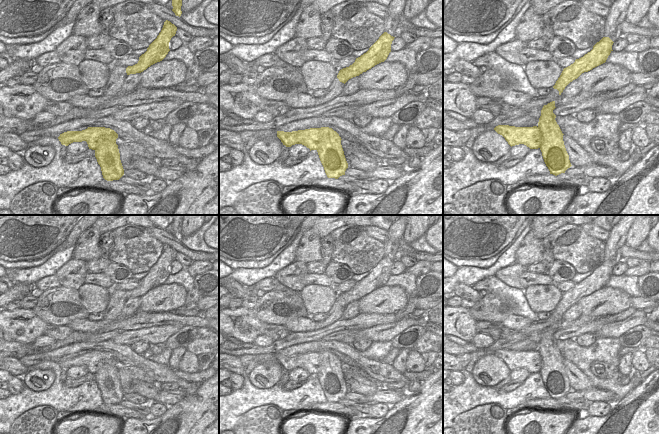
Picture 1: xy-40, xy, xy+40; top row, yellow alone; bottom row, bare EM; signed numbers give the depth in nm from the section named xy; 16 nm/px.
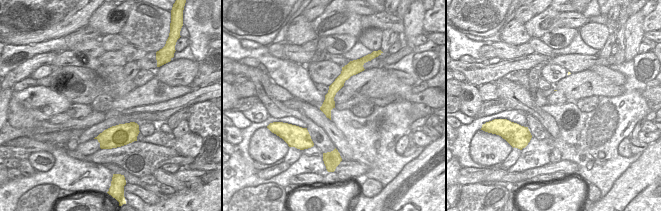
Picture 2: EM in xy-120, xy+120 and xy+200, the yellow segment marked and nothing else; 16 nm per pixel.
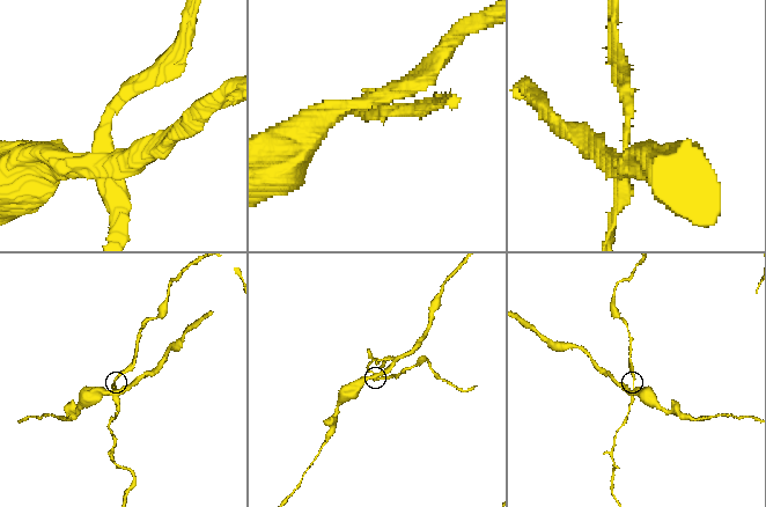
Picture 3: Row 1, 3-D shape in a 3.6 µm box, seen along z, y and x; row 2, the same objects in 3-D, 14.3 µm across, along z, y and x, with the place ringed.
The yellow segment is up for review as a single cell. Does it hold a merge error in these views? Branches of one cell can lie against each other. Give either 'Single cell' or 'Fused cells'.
Fused cells.

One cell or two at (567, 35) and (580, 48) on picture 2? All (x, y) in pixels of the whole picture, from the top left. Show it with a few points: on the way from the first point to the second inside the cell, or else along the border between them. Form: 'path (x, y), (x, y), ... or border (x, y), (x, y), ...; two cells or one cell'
border (577, 29), (573, 39), (565, 47), (552, 49); two cells

